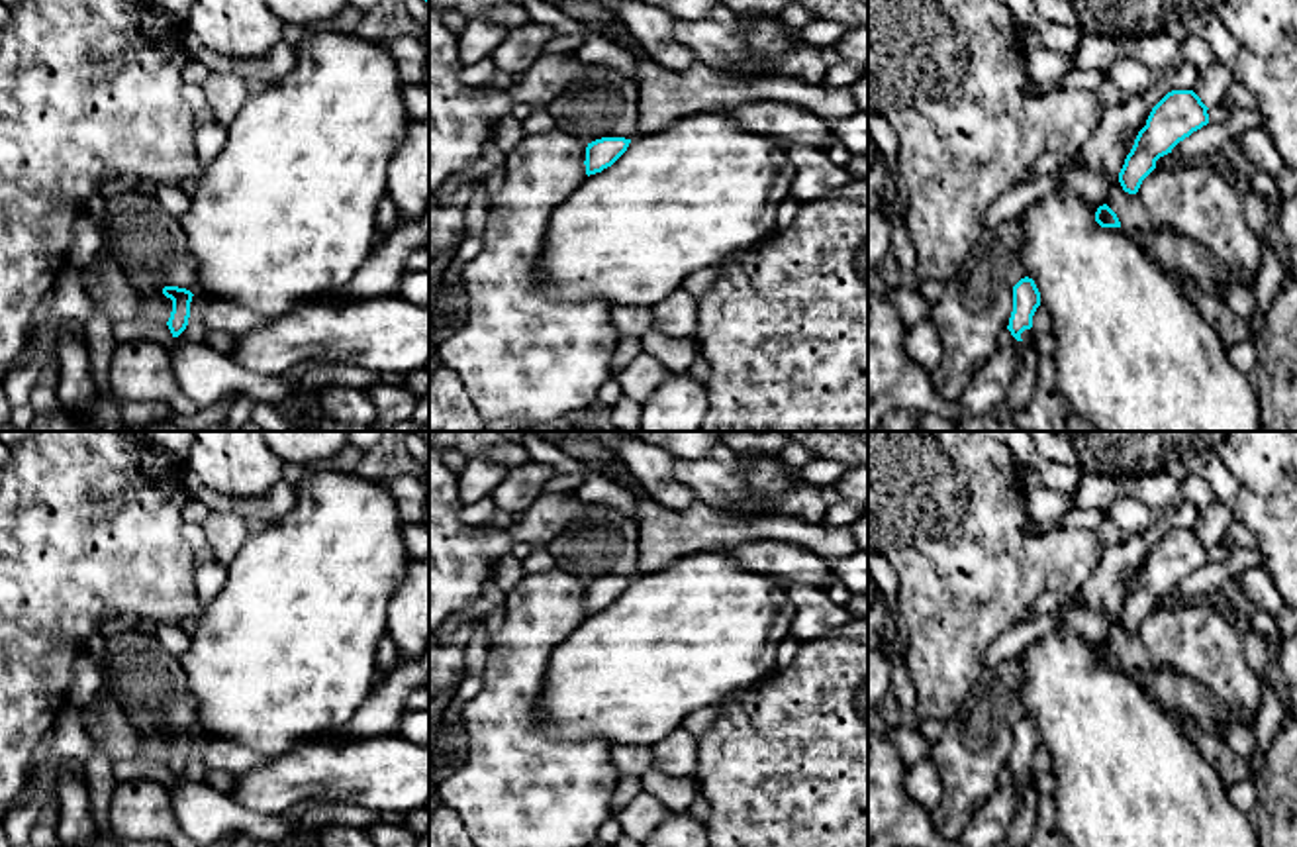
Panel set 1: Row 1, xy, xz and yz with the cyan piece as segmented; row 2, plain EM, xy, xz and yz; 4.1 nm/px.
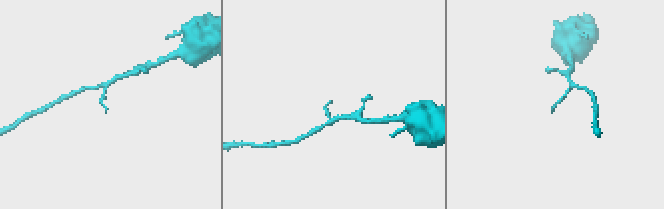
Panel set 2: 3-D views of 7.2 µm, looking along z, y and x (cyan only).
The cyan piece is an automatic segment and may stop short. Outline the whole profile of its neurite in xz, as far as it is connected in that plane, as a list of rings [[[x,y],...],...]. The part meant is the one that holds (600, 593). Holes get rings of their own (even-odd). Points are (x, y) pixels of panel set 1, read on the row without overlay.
[[[601,576],[586,586],[586,614],[601,612],[611,606],[629,586],[631,578],[625,576]]]

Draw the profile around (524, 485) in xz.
[[[531,461],[509,469],[505,478],[490,492],[490,500],[498,510],[523,514],[543,494],[545,484],[554,476],[554,469],[547,463]]]

